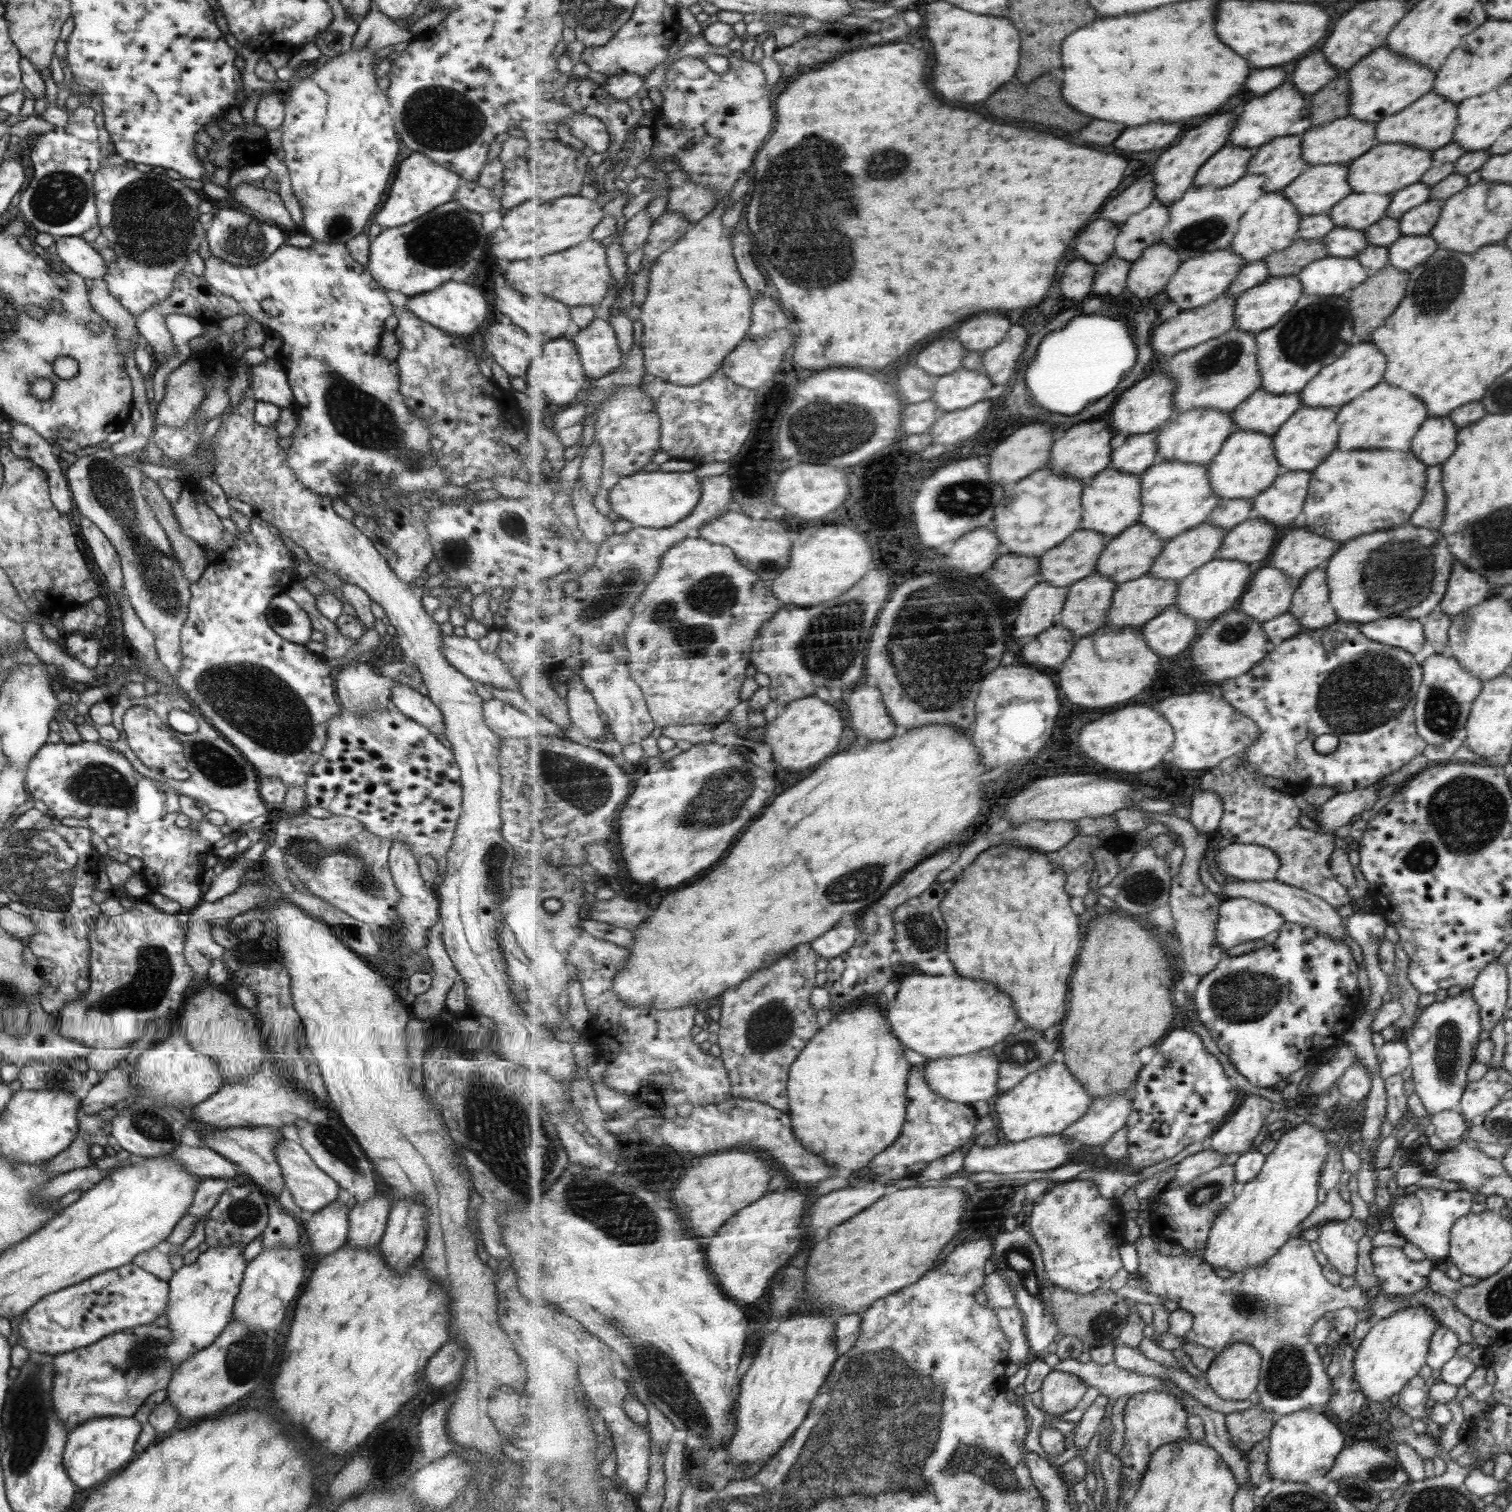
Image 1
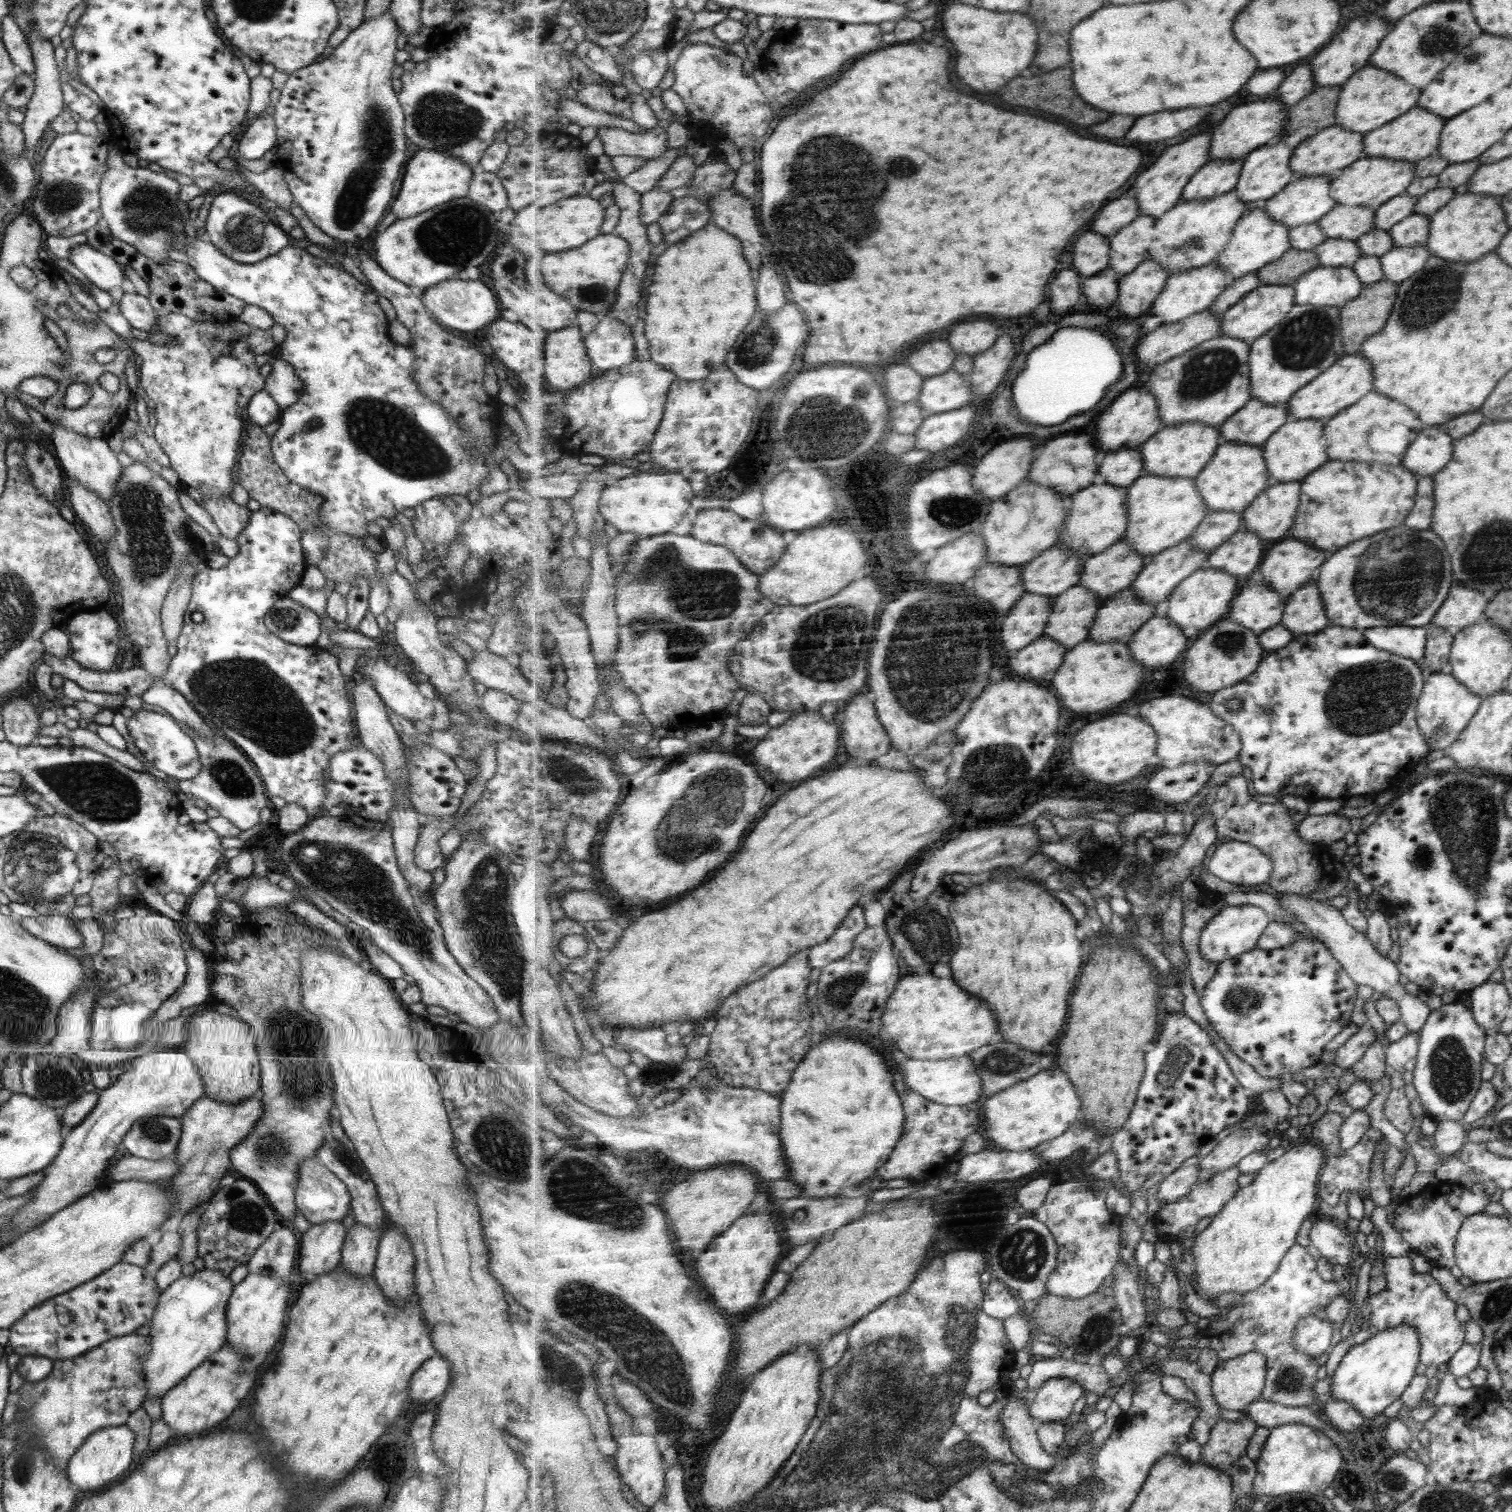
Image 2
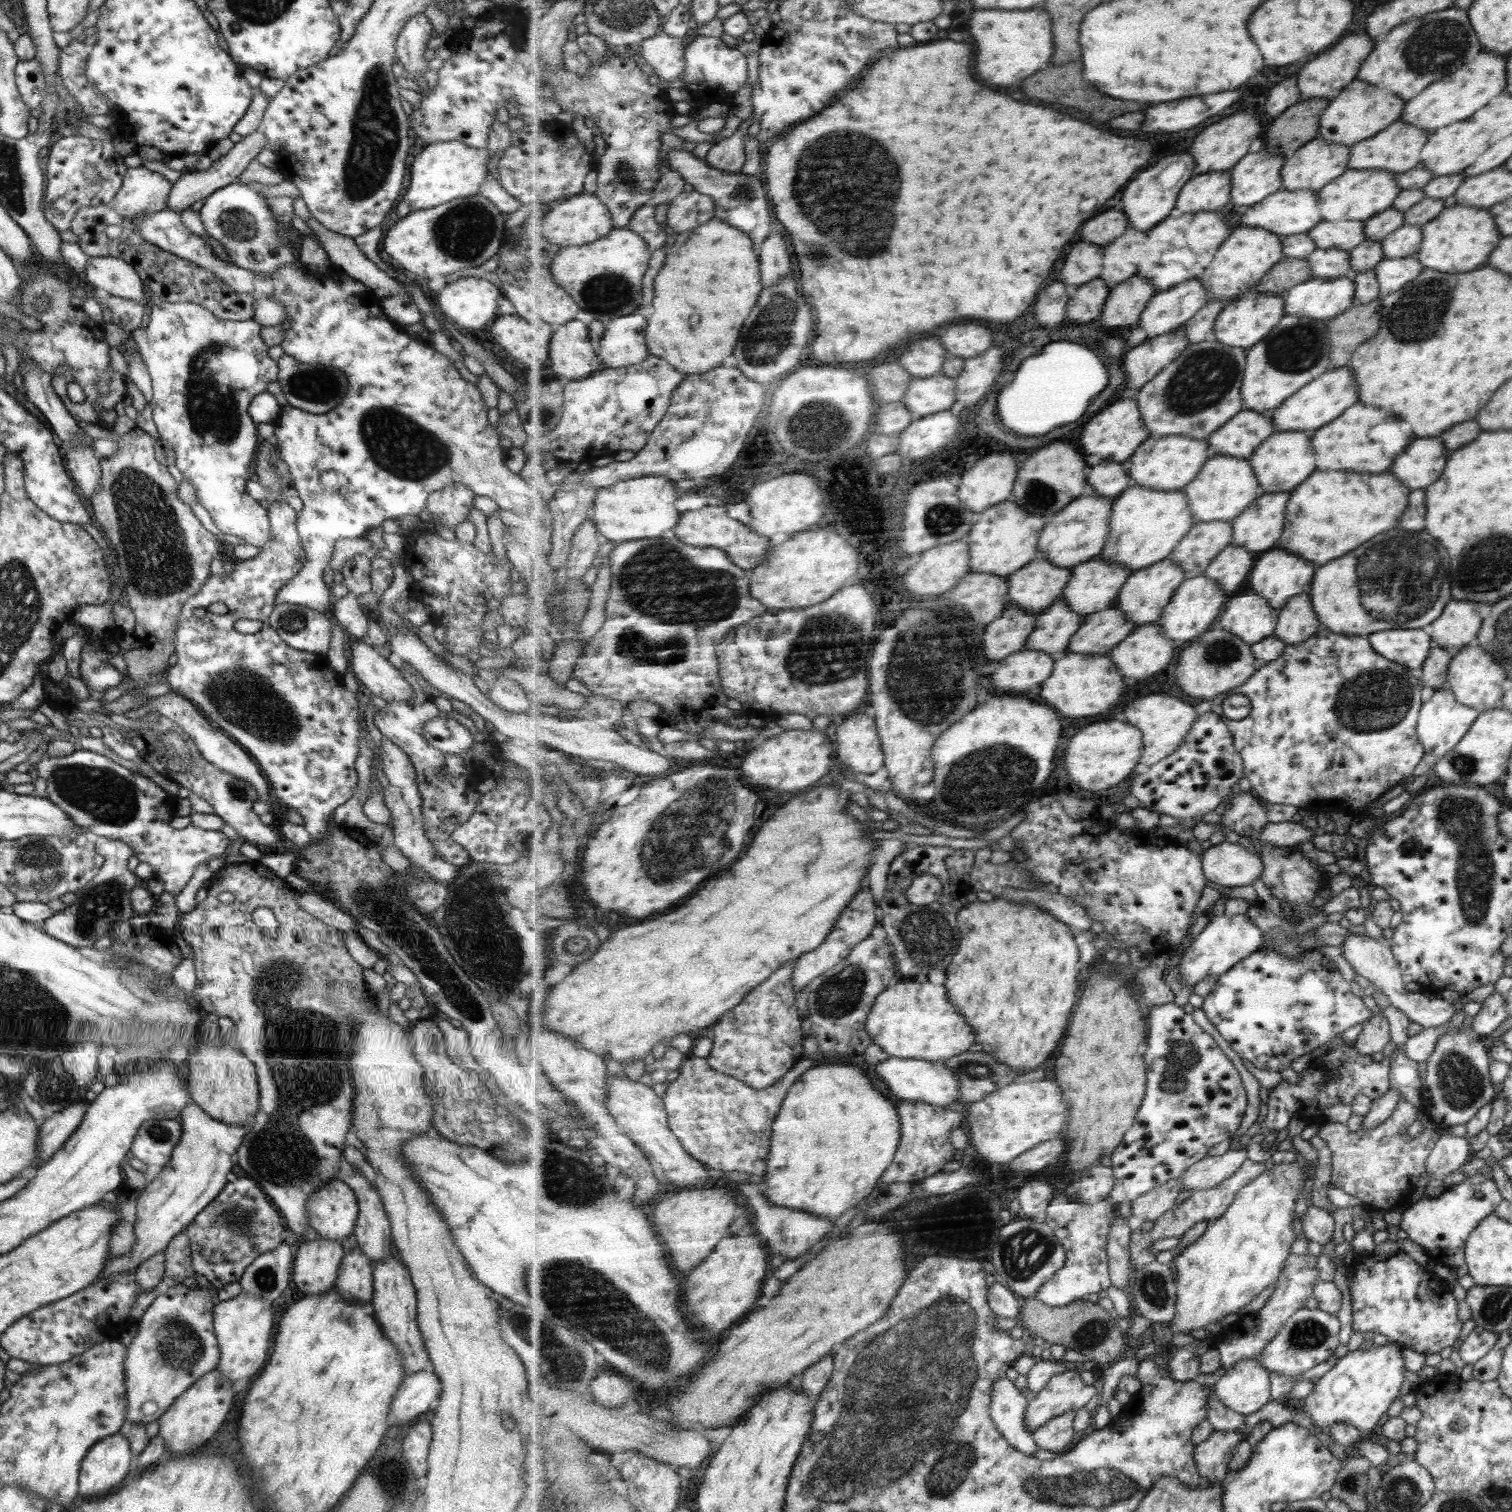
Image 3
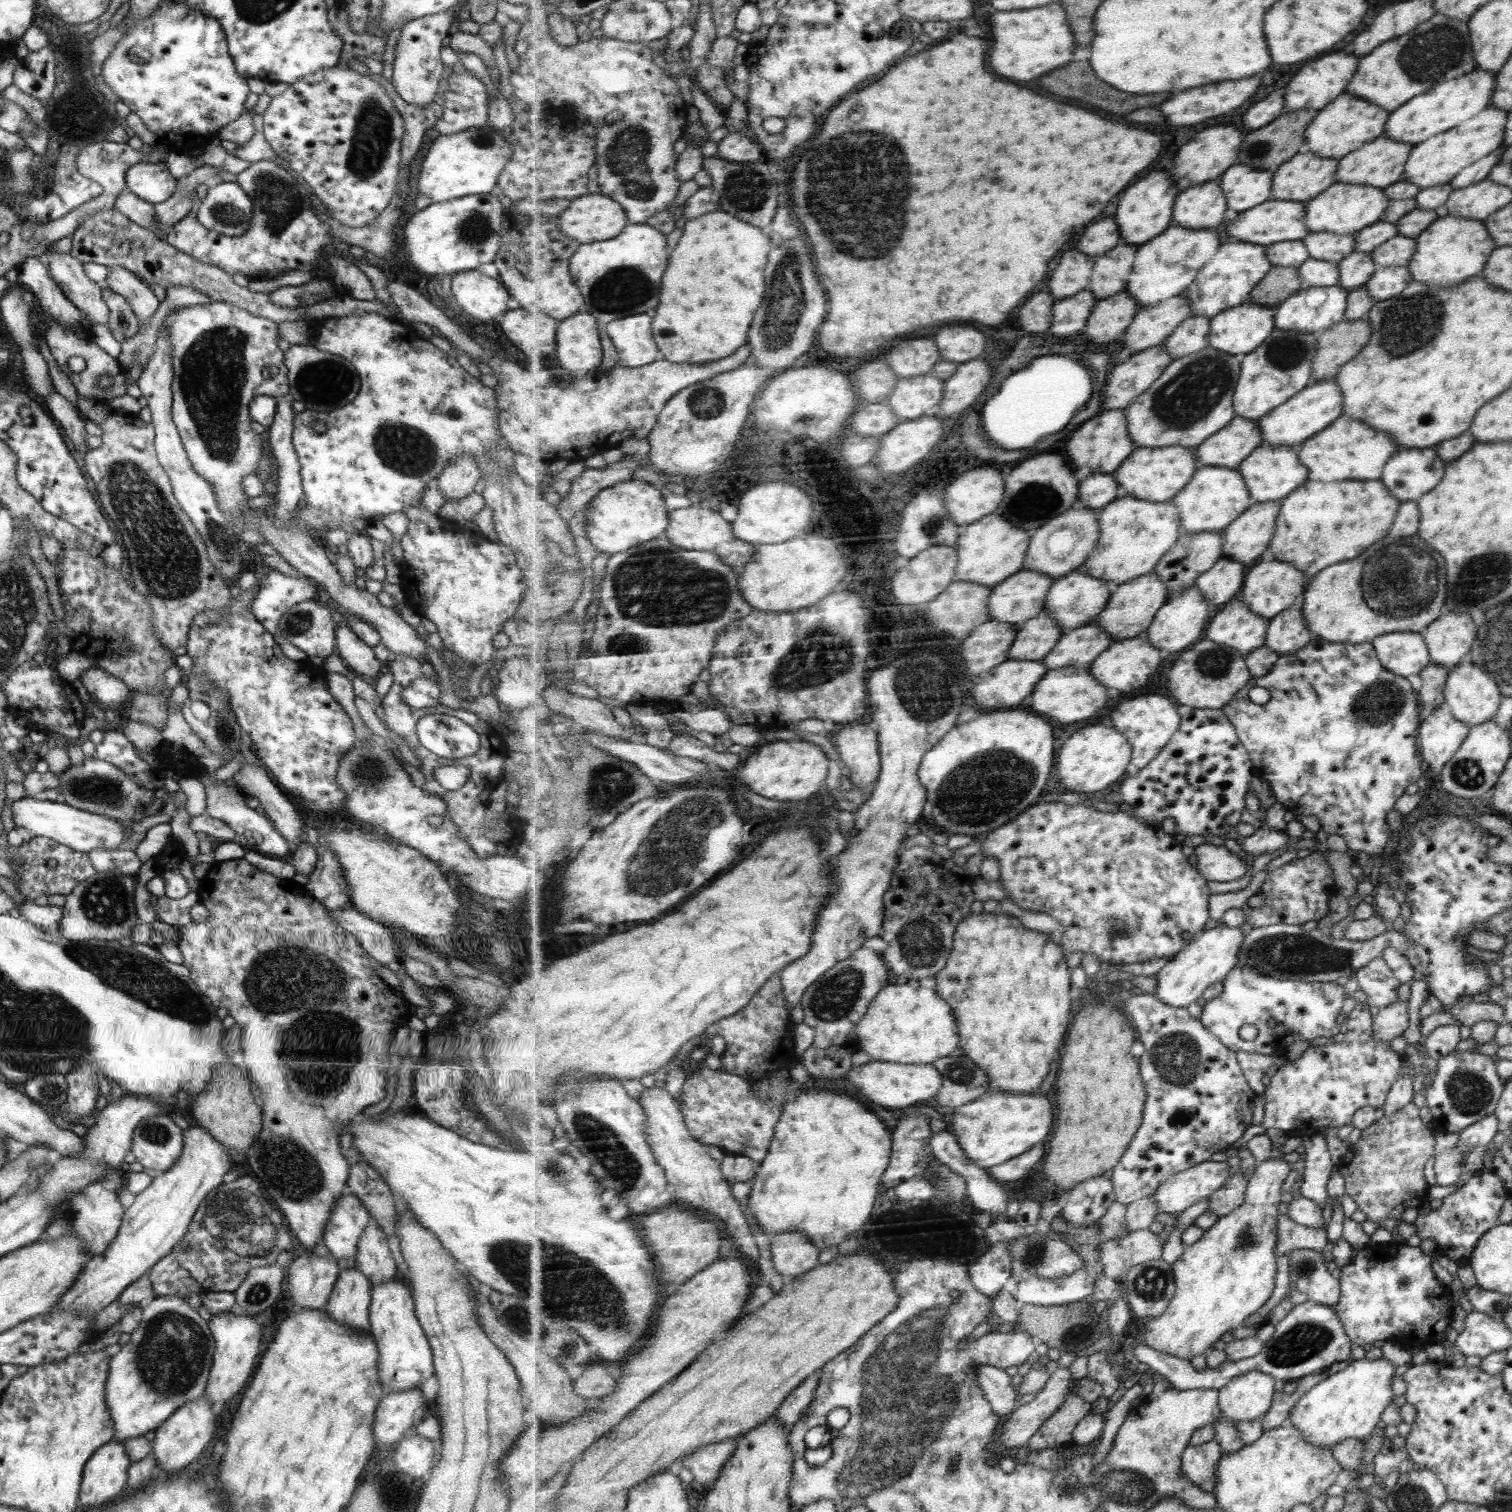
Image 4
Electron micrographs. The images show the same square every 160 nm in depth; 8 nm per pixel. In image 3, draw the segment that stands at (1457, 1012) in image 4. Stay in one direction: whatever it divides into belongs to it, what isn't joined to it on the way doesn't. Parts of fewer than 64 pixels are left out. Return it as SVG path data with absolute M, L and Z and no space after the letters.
M1350 933L1341 944L1342 954L1351 964L1355 974L1364 976L1371 984L1377 986L1384 994L1387 994L1390 1004L1401 1010L1408 1016L1410 1023L1416 1023L1426 1028L1438 1027L1449 1022L1457 1013L1454 1004L1448 1003L1439 995L1432 995L1423 992L1408 992L1405 983L1402 981L1403 974L1400 972L1398 963L1393 957L1388 943L1378 941L1366 935Z

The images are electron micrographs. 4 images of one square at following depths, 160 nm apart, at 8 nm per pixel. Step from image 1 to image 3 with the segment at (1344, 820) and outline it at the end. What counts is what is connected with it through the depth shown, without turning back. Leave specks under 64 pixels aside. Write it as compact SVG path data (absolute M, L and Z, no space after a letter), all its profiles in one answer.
M1292 821L1280 822L1278 824L1270 823L1261 839L1268 844L1280 846L1285 849L1290 849L1293 846L1304 844L1304 842L1312 842L1314 840L1314 832L1301 823Z

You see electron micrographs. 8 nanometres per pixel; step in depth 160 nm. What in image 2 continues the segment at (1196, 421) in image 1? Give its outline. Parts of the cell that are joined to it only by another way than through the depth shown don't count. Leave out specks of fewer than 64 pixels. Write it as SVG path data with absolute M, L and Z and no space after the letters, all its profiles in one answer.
M1189 422L1164 426L1161 432L1145 442L1141 449L1148 473L1170 478L1197 479L1209 462L1213 460L1223 441L1223 432L1219 427L1212 426L1210 423Z

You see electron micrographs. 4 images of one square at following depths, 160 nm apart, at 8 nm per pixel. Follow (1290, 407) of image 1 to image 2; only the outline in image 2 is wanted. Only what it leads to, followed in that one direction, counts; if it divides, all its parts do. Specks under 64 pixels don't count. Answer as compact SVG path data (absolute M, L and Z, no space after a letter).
M1254 398L1220 428L1224 440L1263 447L1288 421L1290 408Z

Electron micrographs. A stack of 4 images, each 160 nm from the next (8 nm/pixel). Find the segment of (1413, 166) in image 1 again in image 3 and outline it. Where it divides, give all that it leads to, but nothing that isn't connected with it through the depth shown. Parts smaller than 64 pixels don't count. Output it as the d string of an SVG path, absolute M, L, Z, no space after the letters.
M1348 168L1340 177L1330 181L1319 192L1318 198L1321 199L1322 204L1322 220L1368 220L1373 214L1392 207L1400 191L1397 176L1391 172L1378 169Z

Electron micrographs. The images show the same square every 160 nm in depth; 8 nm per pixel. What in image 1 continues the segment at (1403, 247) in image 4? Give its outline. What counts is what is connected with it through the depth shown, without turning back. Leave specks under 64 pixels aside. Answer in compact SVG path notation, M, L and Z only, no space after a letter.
M1428 200L1421 206L1416 206L1405 212L1399 219L1399 229L1402 235L1430 235L1432 227L1439 219L1442 201Z

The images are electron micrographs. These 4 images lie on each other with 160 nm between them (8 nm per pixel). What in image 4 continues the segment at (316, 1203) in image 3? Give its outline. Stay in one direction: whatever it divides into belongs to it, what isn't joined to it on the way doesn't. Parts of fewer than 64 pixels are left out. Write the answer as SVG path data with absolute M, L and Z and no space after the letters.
M340 1195L324 1225L322 1241L331 1254L350 1258L357 1252L360 1240L371 1214L357 1196Z

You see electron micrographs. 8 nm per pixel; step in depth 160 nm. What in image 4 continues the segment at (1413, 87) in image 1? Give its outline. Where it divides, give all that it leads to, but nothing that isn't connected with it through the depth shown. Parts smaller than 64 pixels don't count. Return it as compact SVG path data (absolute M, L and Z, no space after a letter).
M1348 89L1334 101L1329 102L1324 109L1319 111L1314 123L1306 132L1307 145L1305 150L1314 151L1322 158L1335 158L1340 160L1353 150L1360 149L1362 145L1381 137L1385 131L1388 120L1386 109L1376 106L1373 102L1356 98Z

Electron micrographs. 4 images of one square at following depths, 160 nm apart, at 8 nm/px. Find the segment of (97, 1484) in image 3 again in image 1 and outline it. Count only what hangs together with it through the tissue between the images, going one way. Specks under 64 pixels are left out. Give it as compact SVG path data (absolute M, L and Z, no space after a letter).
M92 1417L68 1433L63 1463L76 1486L90 1488L126 1468L135 1458L142 1425L134 1417Z

